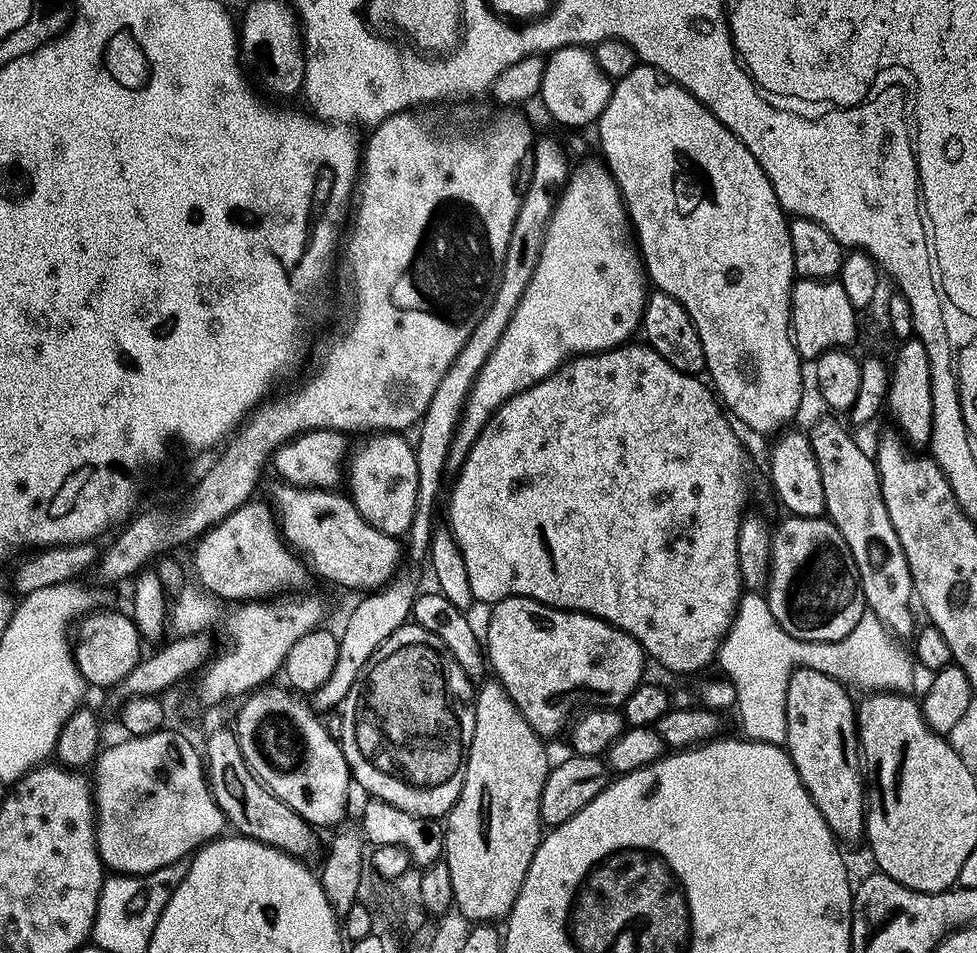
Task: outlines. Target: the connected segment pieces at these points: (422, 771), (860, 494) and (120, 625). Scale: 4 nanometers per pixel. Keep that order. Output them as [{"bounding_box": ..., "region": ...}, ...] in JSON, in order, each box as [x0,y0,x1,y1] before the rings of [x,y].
[{"bounding_box":[338,622,474,818],"region":[[[408,622],[386,638],[373,652],[338,708],[338,743],[348,763],[351,779],[369,793],[398,810],[425,818],[447,817],[464,785],[470,742],[474,738],[473,681],[458,666],[435,632]]]},{"bounding_box":[810,420,918,637],"region":[[[836,420],[818,421],[810,431],[810,439],[825,495],[824,511],[827,519],[838,526],[842,538],[846,538],[850,554],[854,554],[866,608],[877,615],[894,637],[911,637],[917,631],[918,623],[912,617],[914,593],[910,566],[906,566],[902,542],[898,542],[898,534],[894,534],[894,526],[890,523],[875,459],[869,453],[867,456],[856,445],[855,438]]]},{"bounding_box":[74,611,142,690],"region":[[[93,611],[79,621],[80,633],[74,636],[74,655],[78,670],[91,687],[93,684],[96,688],[111,690],[121,684],[140,663],[142,639],[131,615],[100,611]]]}]

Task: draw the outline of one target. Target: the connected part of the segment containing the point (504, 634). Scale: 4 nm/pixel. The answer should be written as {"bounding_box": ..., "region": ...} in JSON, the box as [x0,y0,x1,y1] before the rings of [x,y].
{"bounding_box":[487,596,645,738],"region":[[[511,596],[499,600],[497,604],[491,605],[489,612],[492,613],[488,616],[487,663],[491,671],[492,668],[496,671],[493,672],[495,679],[500,681],[506,694],[510,694],[522,718],[530,722],[530,726],[541,738],[556,736],[563,728],[565,731],[570,717],[581,706],[619,709],[645,679],[644,647],[621,628],[615,628],[596,616],[552,608],[549,604],[531,600],[528,596]]]}

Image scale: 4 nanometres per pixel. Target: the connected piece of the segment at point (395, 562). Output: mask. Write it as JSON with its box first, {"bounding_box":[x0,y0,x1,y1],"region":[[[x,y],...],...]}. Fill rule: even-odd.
{"bounding_box":[271,483,401,590],"region":[[[277,483],[272,492],[271,503],[278,517],[280,535],[303,559],[313,573],[316,572],[324,580],[333,580],[344,588],[366,588],[364,590],[379,590],[383,588],[401,567],[401,541],[394,536],[382,534],[352,504],[347,495],[339,496],[339,491],[322,488],[296,488],[292,484]]]}

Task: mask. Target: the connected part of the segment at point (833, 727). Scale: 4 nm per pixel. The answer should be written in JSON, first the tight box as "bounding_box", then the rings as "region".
{"bounding_box":[785,668,866,842],"region":[[[797,668],[789,678],[785,700],[788,757],[794,762],[798,778],[802,778],[810,798],[814,798],[814,806],[818,806],[822,818],[830,826],[832,835],[840,842],[861,839],[864,836],[866,811],[866,780],[860,765],[860,737],[856,735],[857,705],[854,700],[852,704],[848,693],[849,689],[833,677],[819,673],[818,670]]]}

